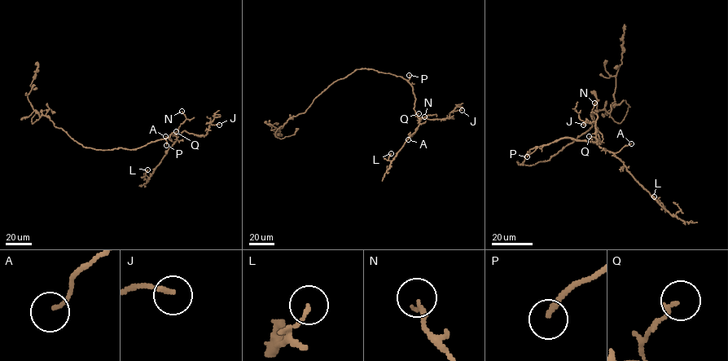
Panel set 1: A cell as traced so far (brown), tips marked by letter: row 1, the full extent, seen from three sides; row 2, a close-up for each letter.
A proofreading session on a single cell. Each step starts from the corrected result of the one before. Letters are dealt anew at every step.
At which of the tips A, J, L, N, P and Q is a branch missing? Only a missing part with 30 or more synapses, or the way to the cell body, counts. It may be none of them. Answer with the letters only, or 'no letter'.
P

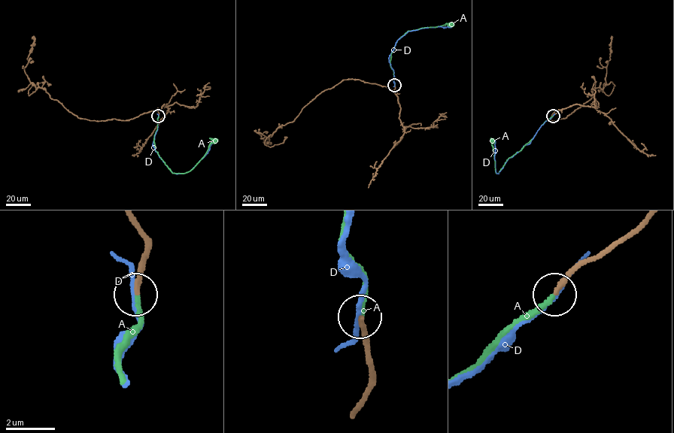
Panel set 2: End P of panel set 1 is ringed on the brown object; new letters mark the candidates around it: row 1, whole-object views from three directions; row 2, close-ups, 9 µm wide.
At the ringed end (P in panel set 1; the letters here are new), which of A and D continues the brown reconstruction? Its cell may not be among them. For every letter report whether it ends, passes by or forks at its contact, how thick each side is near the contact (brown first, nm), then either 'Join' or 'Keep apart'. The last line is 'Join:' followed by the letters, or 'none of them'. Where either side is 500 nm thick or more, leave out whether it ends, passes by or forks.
A: It ends there. Thickness 200 nm (brown) against 180 nm. Join
D: It passes by. Thickness 220 nm (brown) against 170 nm. Keep apart
Join: A

